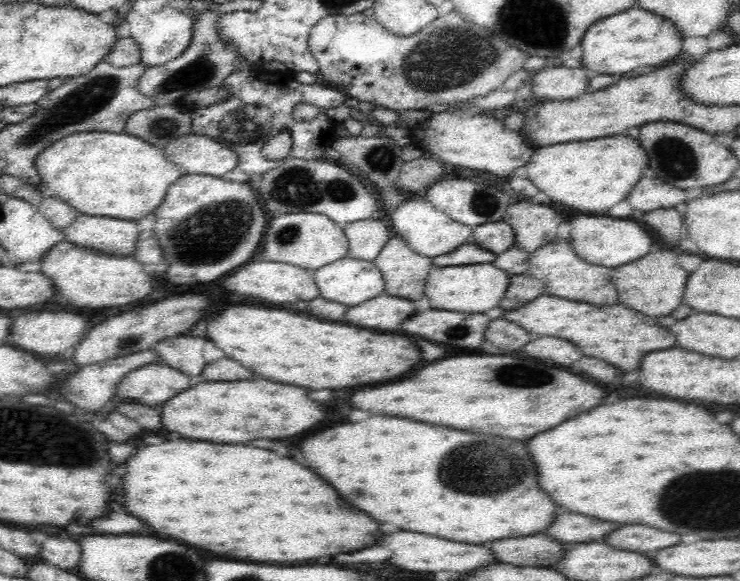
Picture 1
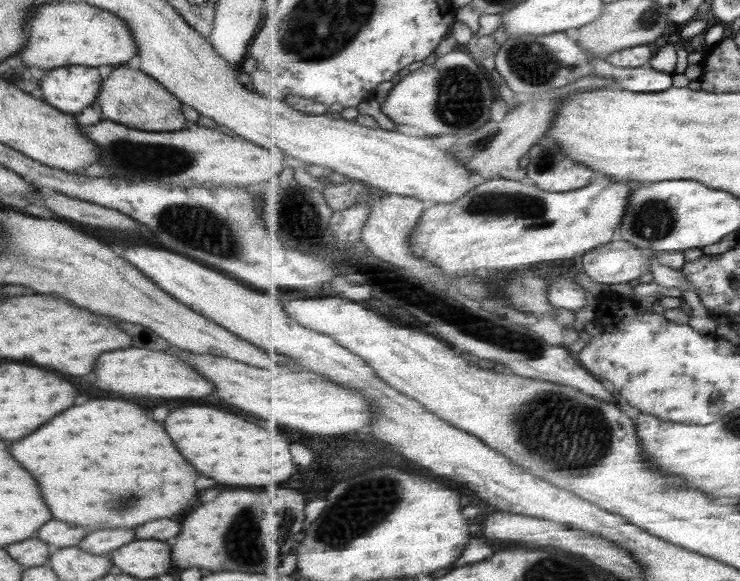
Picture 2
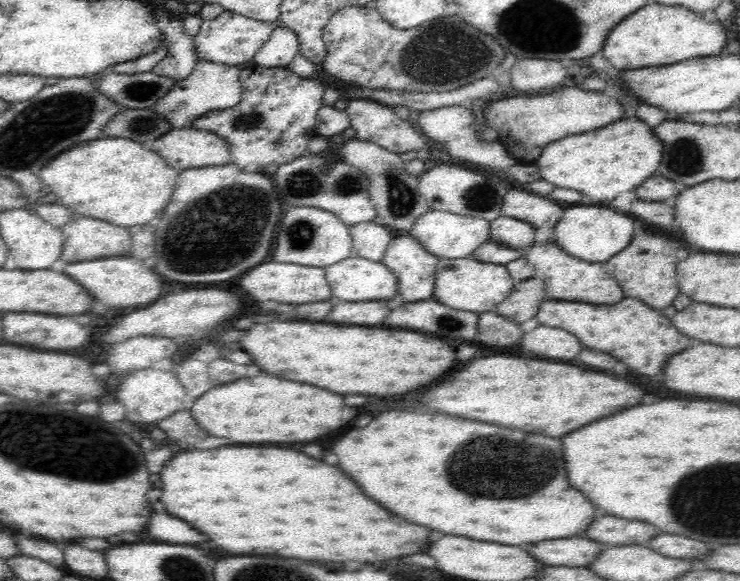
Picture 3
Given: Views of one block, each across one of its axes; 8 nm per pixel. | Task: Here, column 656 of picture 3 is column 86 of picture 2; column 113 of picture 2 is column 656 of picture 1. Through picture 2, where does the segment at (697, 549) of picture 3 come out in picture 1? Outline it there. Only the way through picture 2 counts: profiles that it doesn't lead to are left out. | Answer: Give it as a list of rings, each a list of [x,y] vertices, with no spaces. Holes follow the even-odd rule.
[[[624,524],[612,532],[608,532],[600,542],[630,552],[650,552],[672,546],[680,542],[680,534],[676,532],[662,532],[658,528],[646,524]]]

